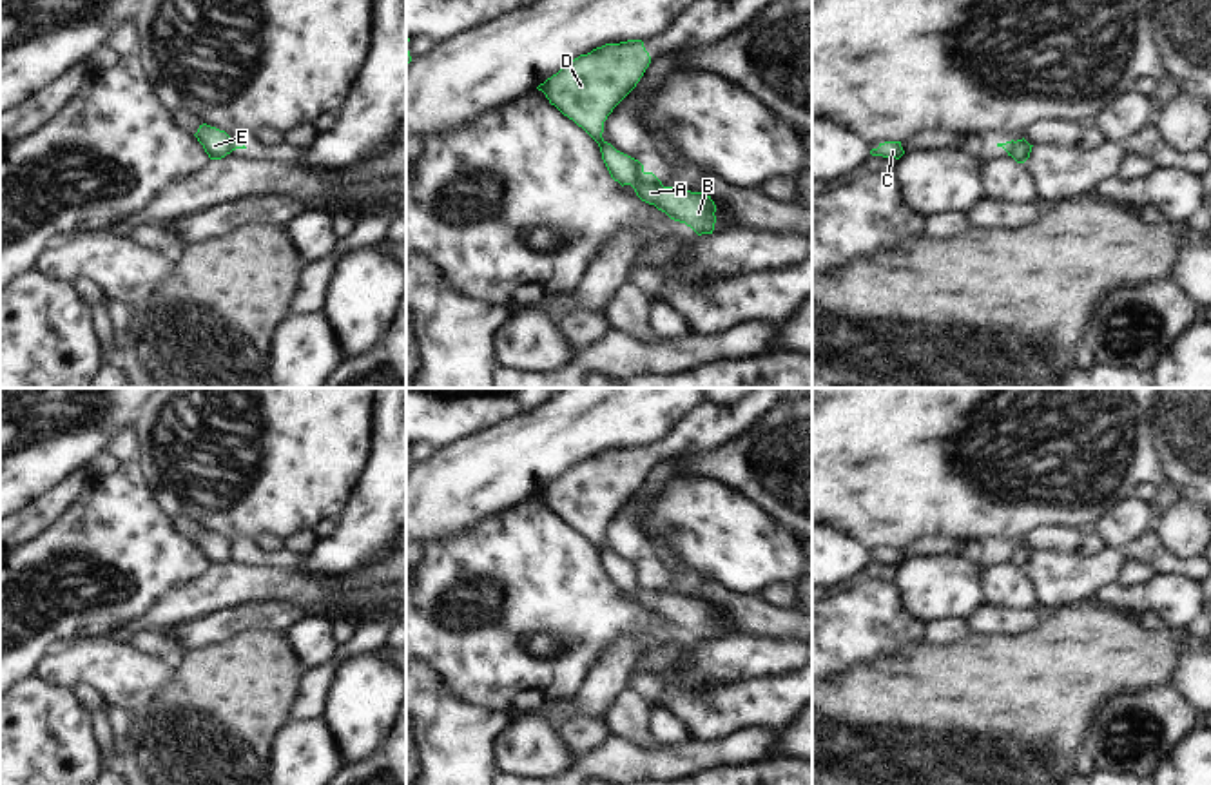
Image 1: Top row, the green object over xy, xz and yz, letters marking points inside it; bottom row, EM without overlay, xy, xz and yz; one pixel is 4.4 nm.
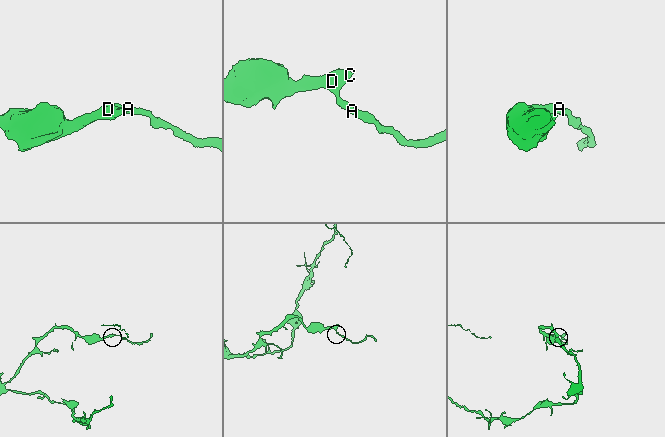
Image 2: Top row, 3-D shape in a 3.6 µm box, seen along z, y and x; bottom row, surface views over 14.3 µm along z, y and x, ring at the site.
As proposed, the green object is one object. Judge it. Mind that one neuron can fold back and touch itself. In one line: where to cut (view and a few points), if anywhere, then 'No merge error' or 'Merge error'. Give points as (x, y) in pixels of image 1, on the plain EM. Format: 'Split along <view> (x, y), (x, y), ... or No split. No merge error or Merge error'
No split. No merge error.

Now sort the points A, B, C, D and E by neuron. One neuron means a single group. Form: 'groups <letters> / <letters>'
groups A B C D E

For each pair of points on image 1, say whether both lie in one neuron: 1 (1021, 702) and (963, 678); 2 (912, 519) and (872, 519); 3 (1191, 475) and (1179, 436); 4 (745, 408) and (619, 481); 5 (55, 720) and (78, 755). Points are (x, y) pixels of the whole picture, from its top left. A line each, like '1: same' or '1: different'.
1: same
2: same
3: same
4: same
5: same

